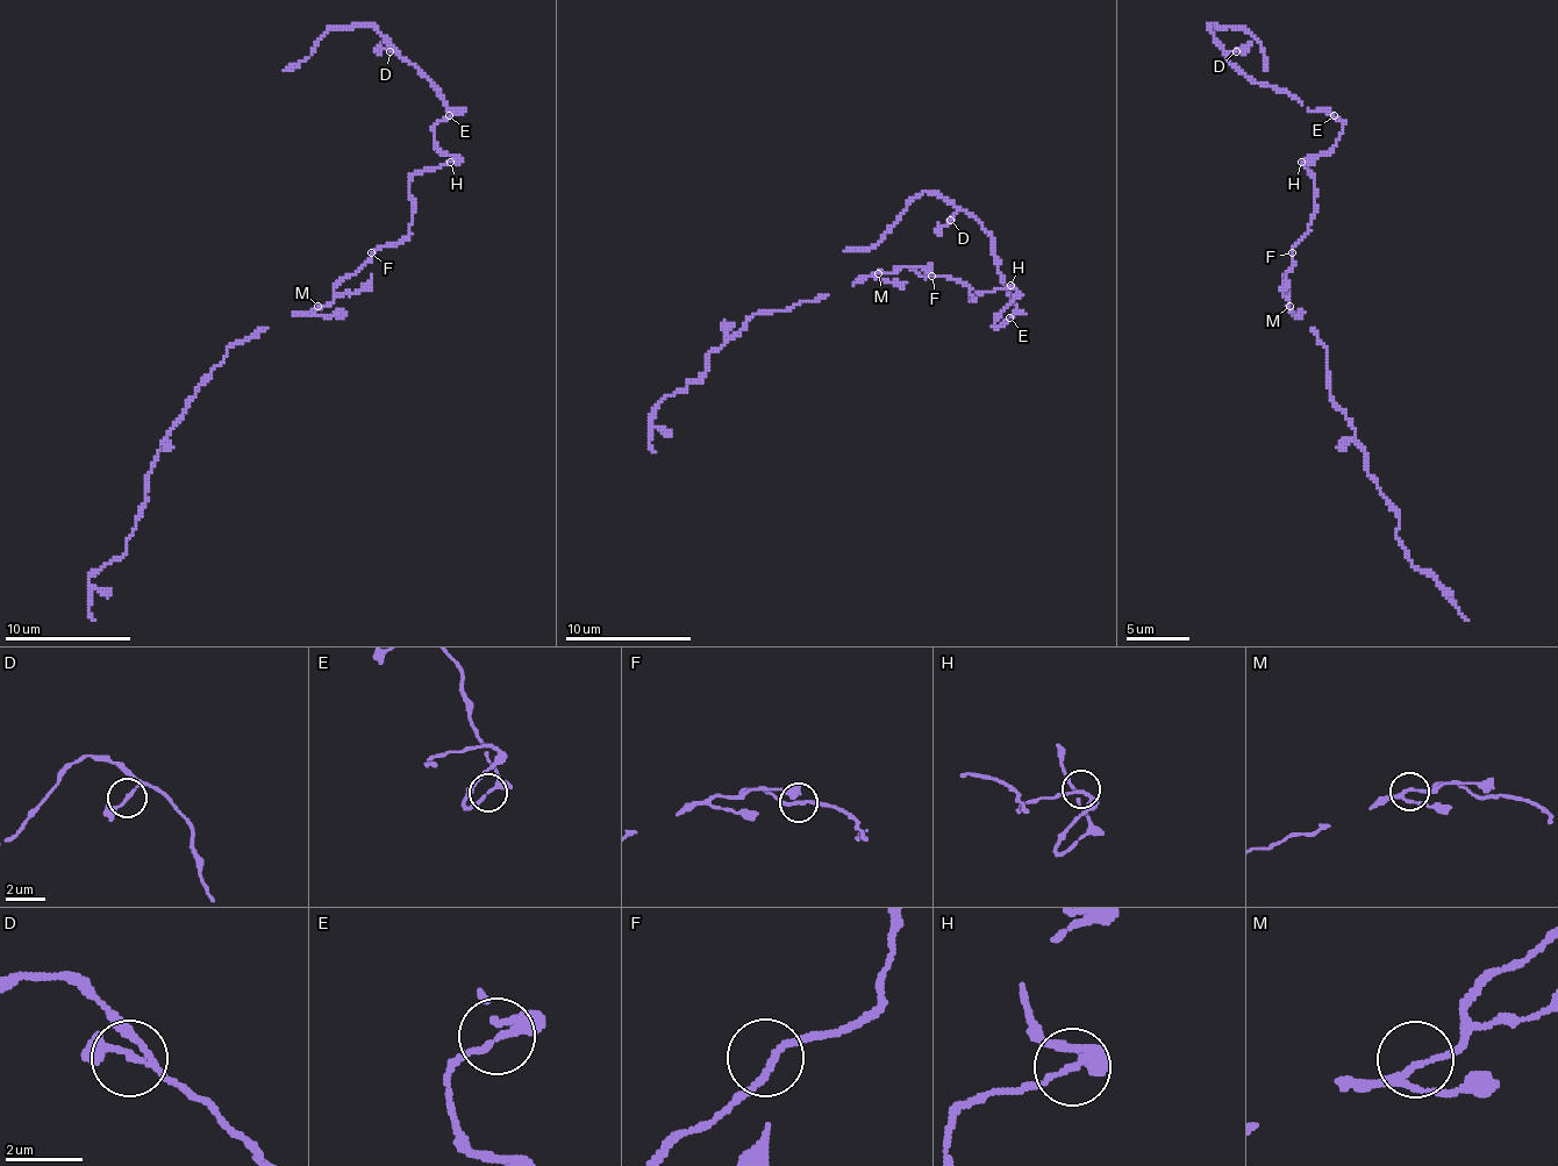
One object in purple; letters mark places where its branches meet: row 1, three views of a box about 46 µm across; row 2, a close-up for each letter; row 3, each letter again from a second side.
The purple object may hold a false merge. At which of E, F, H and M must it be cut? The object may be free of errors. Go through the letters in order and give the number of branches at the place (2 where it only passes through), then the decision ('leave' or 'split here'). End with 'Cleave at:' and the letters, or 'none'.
E: 3 branches meet; leave
F: 2 branches meet; leave
H: 3 branches meet; leave
M: 3 branches meet; leave
Cleave at: none

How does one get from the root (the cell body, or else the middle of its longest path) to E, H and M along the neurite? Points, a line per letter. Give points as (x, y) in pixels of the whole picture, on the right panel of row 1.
E: (1292, 252), (1314, 212), (1314, 177), (1305, 162), (1323, 155), (1336, 142), (1343, 123), (1333, 114)
H: (1292, 252), (1292, 247), (1308, 230), (1314, 212), (1314, 177), (1301, 162)
M: (1292, 252), (1292, 269), (1283, 278), (1290, 306)

